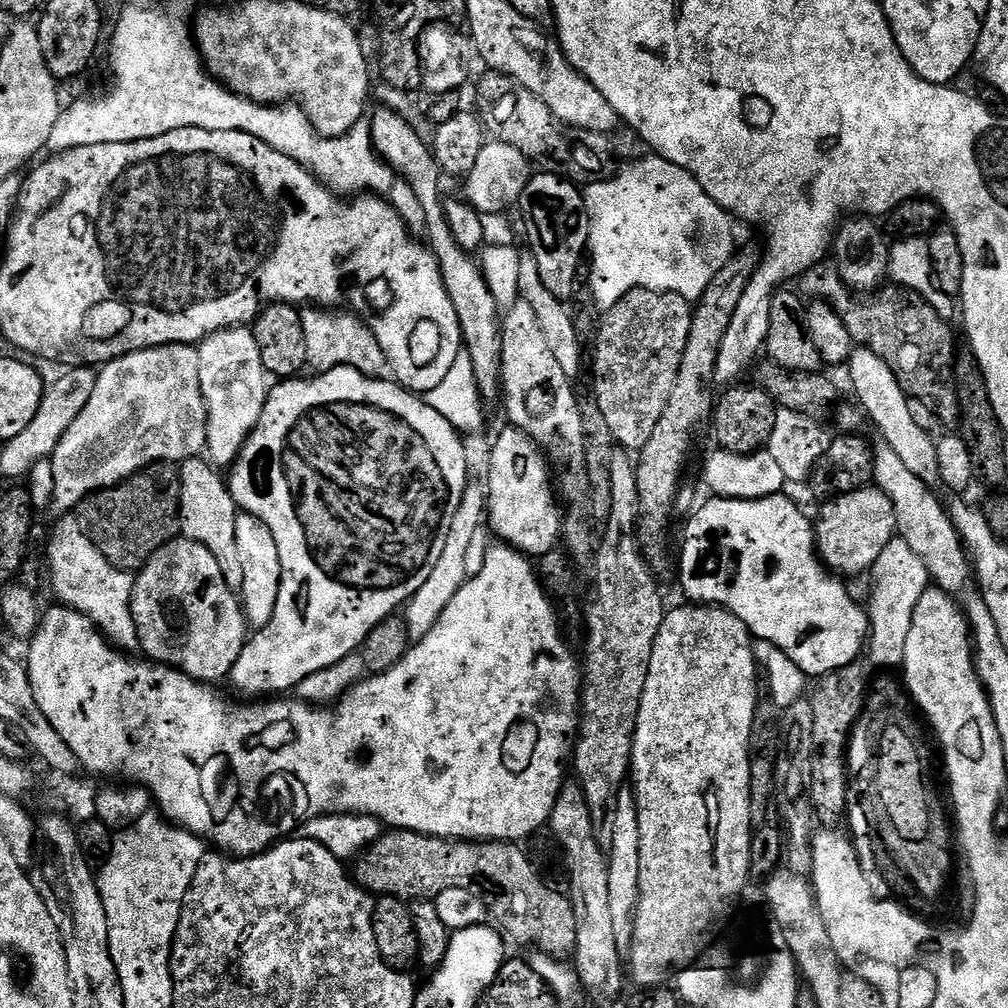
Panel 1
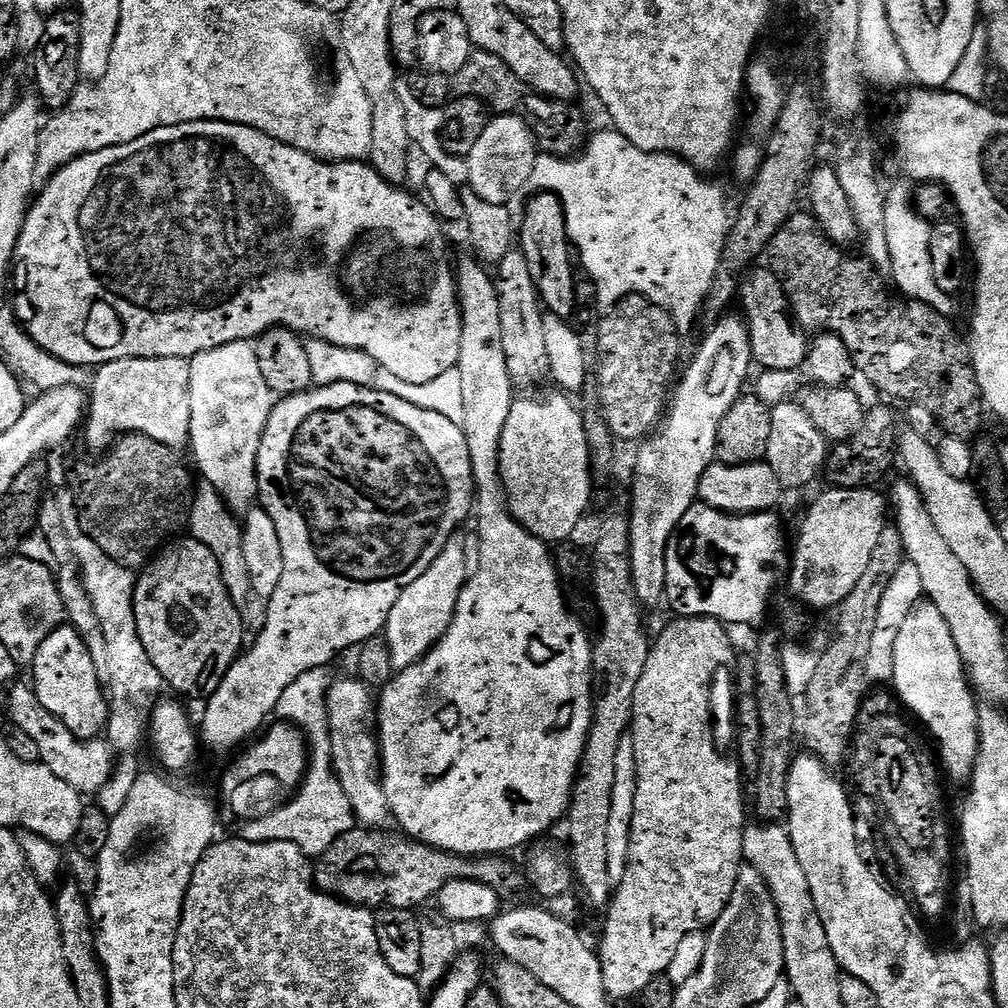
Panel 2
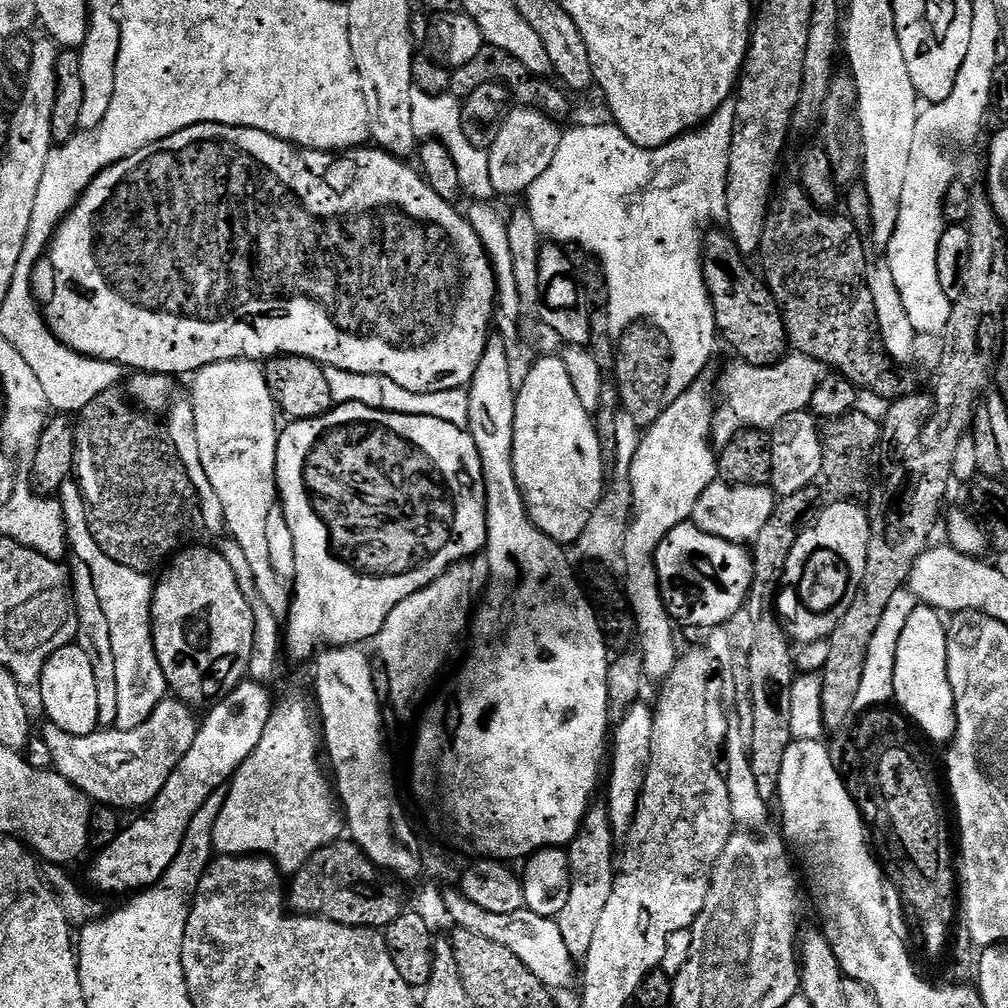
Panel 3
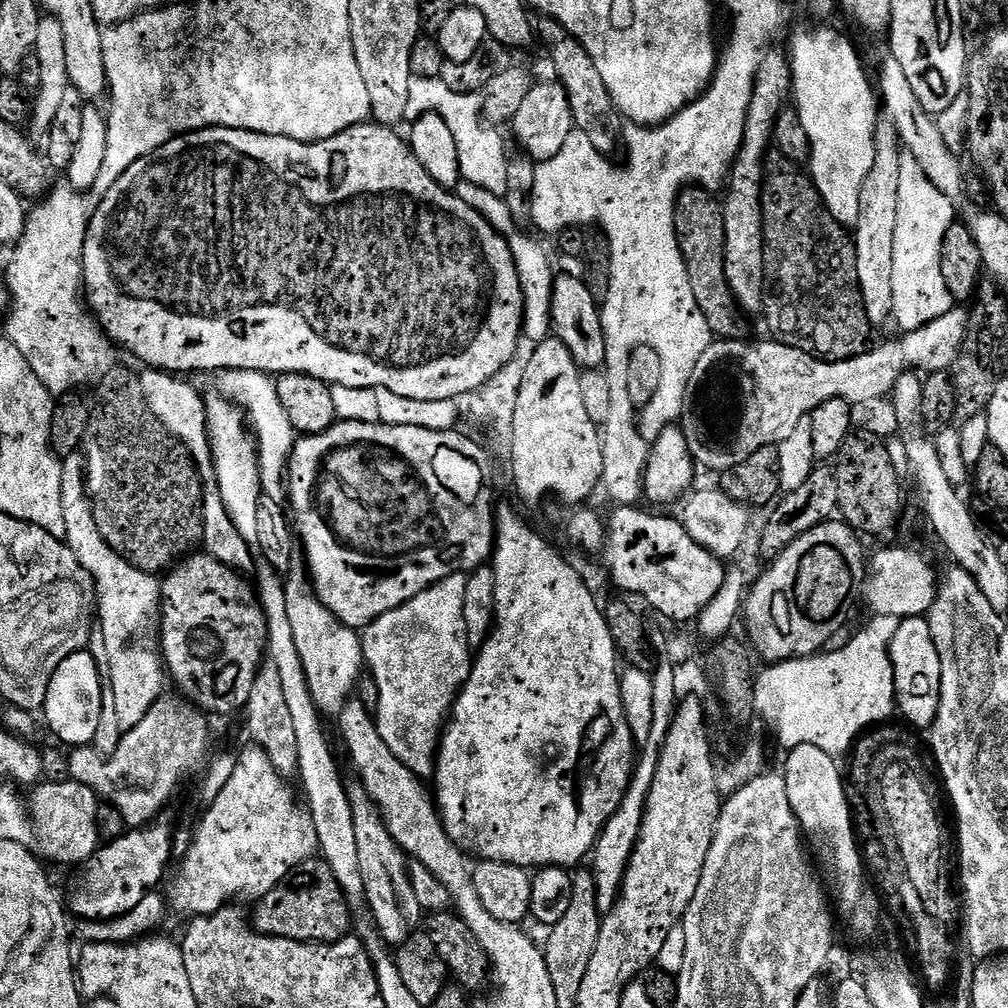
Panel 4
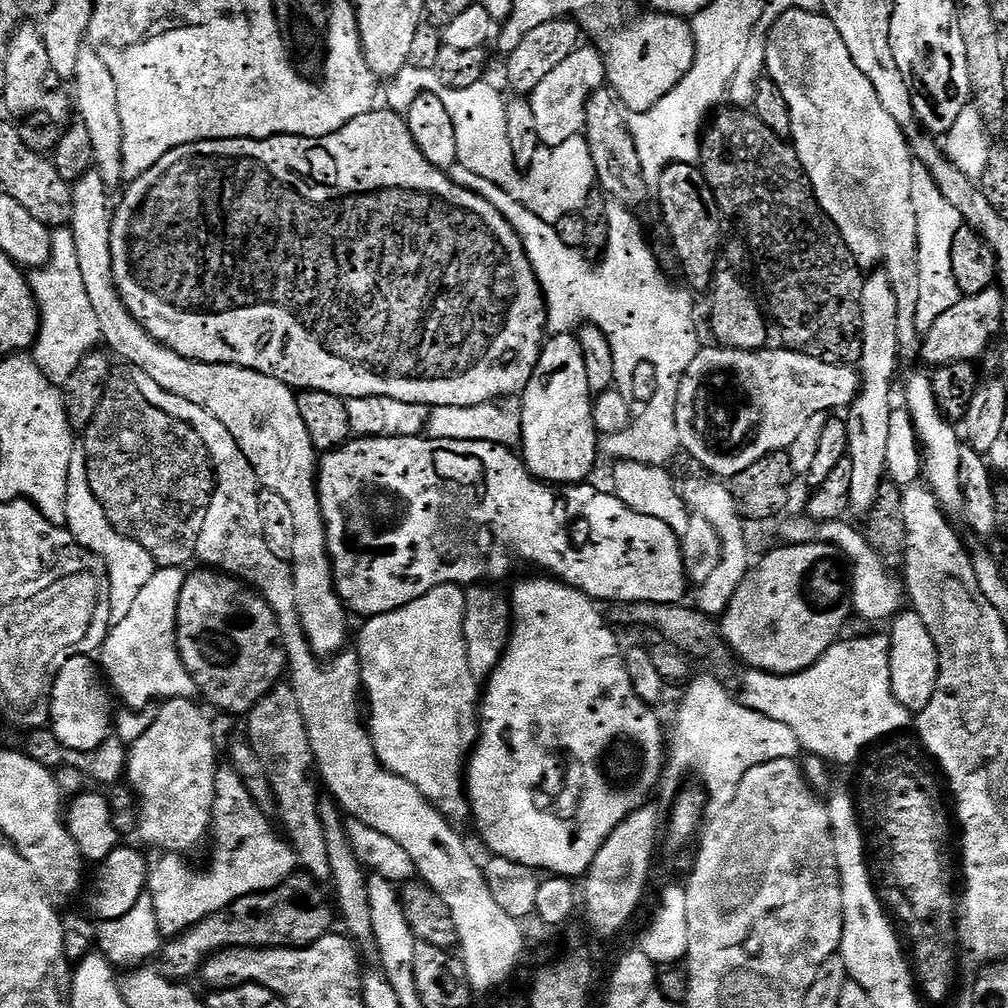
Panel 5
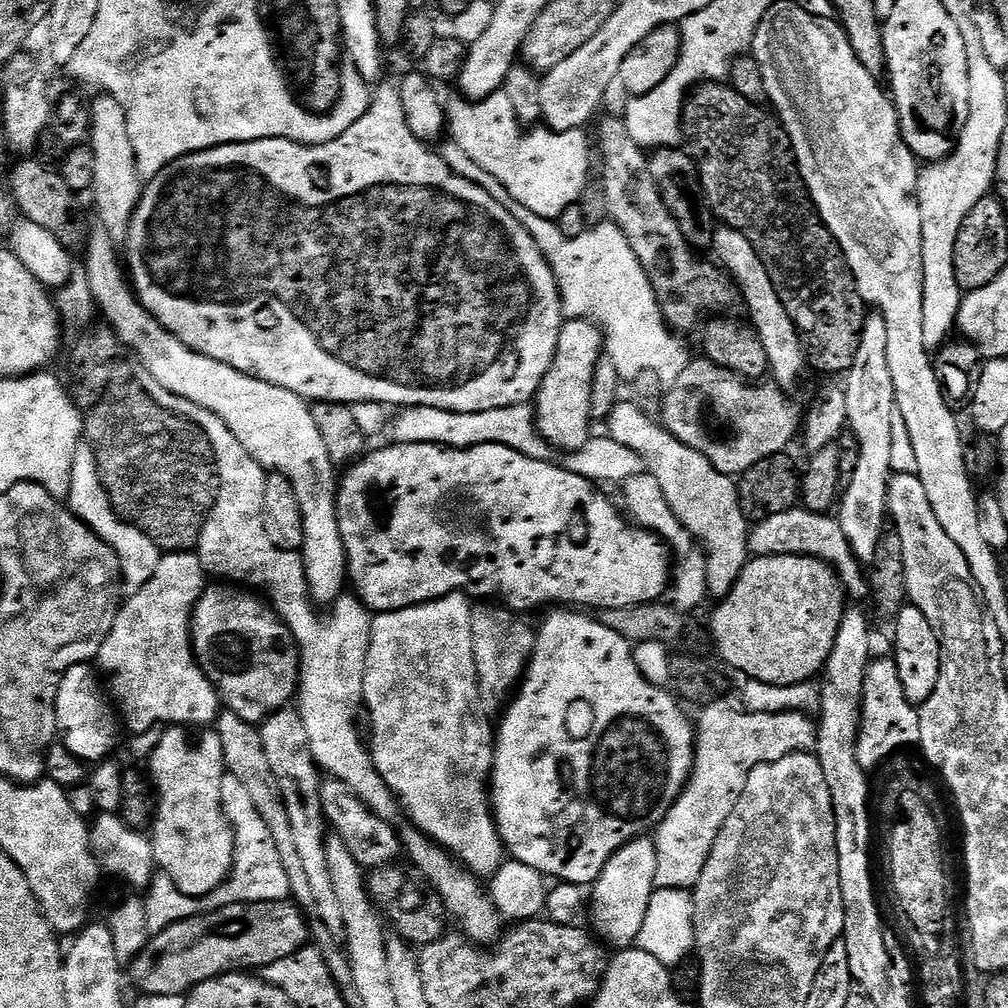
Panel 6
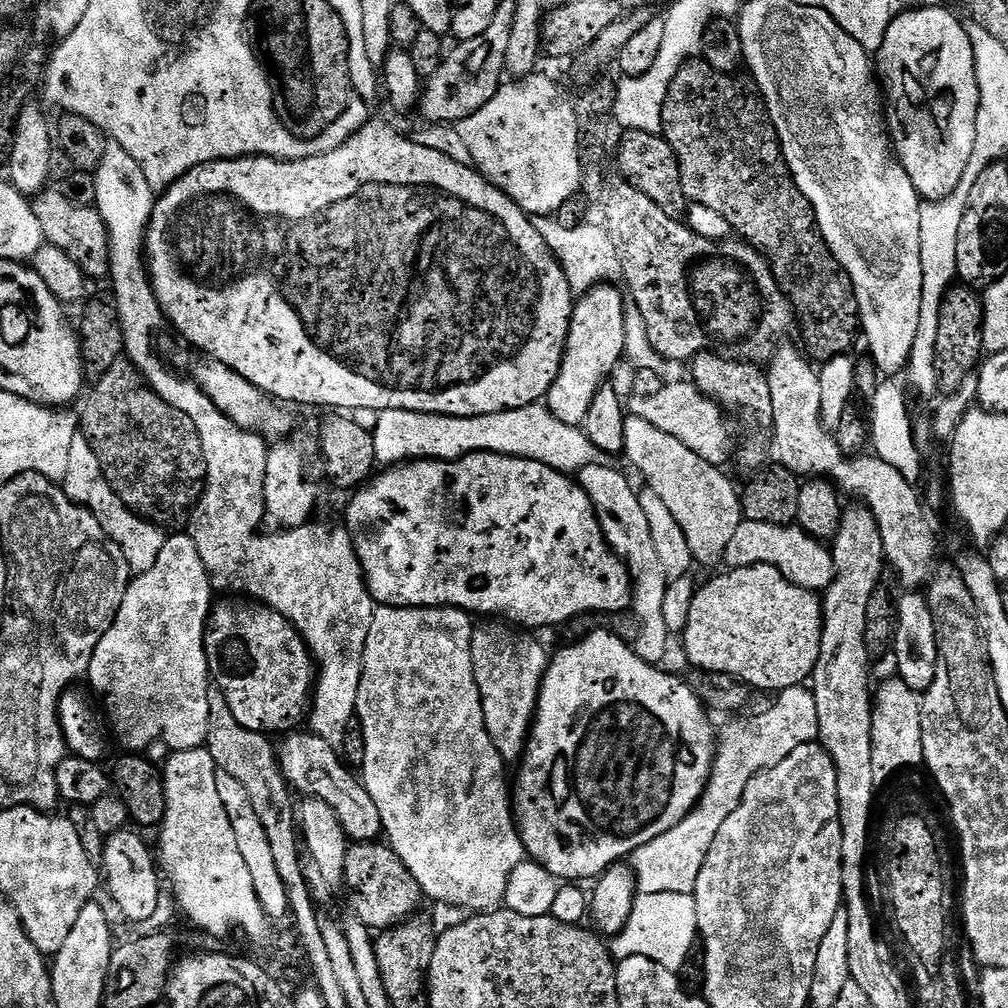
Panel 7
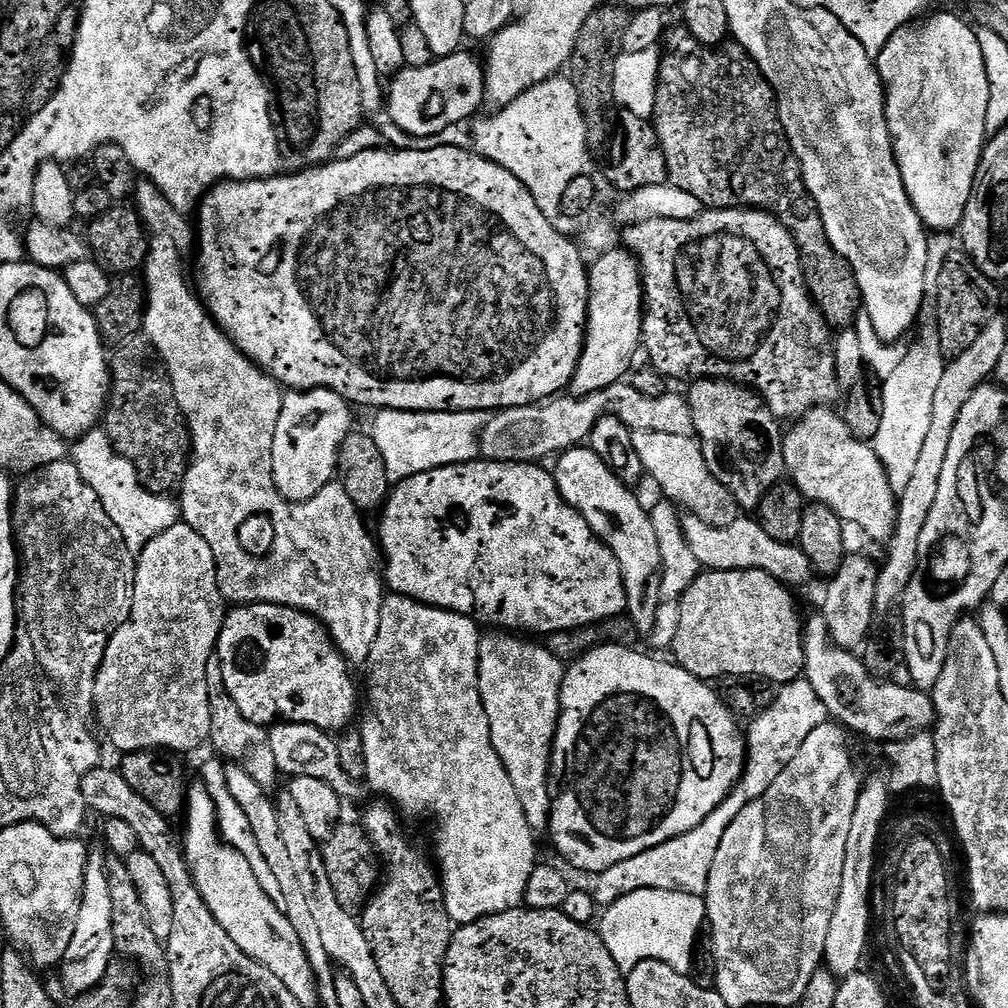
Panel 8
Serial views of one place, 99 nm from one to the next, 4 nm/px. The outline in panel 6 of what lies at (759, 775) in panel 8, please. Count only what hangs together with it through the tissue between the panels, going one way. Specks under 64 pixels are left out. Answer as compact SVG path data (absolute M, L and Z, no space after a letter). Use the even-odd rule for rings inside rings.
M709 703L703 709L705 712L701 714L700 721L695 721L692 772L689 773L680 796L660 821L655 829L657 832L654 832L658 858L657 888L688 890L700 881L704 863L708 860L720 828L726 822L726 818L730 818L734 806L738 806L738 798L746 786L746 778L758 765L778 762L778 758L786 758L791 752L812 752L816 746L816 724L808 721L811 719L803 712L750 712L716 703Z

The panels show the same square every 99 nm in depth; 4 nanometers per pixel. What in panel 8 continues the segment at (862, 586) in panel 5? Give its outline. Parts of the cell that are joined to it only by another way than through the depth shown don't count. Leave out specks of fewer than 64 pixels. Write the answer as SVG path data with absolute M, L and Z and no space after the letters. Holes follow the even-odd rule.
M685 515L682 520L684 536L700 563L701 569L718 570L762 570L785 586L804 584L813 579L810 558L796 544L774 542L766 530L762 530L759 519L741 518L735 520L729 528L714 528L699 520L697 516Z

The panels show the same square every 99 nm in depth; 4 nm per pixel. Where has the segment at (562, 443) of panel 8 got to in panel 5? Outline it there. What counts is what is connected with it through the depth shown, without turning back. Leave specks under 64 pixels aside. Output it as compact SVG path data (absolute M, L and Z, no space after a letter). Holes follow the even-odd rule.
M769 346L759 352L711 347L701 347L680 377L676 418L681 449L688 451L702 467L709 468L704 470L716 478L737 476L746 466L754 466L758 458L787 450L810 418L831 413L831 408L847 409L860 393L859 371L847 364L827 364L807 352L793 352L784 346Z

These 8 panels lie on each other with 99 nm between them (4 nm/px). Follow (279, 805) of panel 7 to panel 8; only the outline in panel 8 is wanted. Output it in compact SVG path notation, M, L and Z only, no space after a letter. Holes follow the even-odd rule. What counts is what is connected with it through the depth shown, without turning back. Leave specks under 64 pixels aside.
M212 655L206 664L206 688L210 697L211 710L211 734L208 740L217 751L215 753L225 761L240 766L264 791L275 791L280 773L277 770L275 755L271 750L268 731L263 725L243 718L229 691L226 690L225 683L222 682L221 660L215 655Z

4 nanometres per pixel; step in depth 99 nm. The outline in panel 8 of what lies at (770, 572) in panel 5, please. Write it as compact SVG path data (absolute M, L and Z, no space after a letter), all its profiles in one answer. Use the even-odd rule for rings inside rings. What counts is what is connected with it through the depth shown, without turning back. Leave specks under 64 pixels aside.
M762 570L701 571L679 599L678 634L670 649L675 663L705 682L743 676L783 686L801 679L802 616L800 620L796 600L788 592L785 585Z

